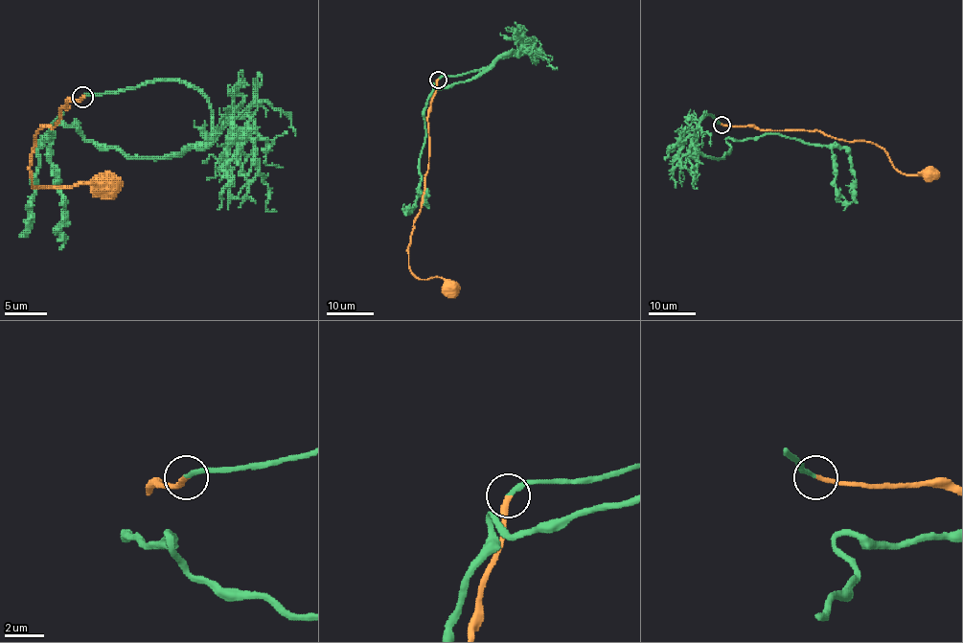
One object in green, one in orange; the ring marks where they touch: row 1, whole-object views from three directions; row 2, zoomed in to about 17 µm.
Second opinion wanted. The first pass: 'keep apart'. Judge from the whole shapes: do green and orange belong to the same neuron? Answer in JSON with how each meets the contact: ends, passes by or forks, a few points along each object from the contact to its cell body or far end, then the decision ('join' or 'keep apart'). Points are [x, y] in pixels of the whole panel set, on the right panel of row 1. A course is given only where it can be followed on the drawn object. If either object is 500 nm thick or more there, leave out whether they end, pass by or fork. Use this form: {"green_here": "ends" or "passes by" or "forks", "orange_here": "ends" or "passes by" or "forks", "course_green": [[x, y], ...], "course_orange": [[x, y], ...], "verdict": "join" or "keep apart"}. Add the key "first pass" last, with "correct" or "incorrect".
{"green_here": "ends", "orange_here": "ends", "course_green": [[721, 125], [704, 115], [697, 150], [723, 158], [728, 138], [766, 134], [844, 149], [855, 183], [845, 203]], "course_orange": [[721, 125], [823, 131], [847, 141], [870, 141], [884, 150], [894, 168], [903, 173], [931, 175]], "verdict": "join", "first pass": "incorrect"}

